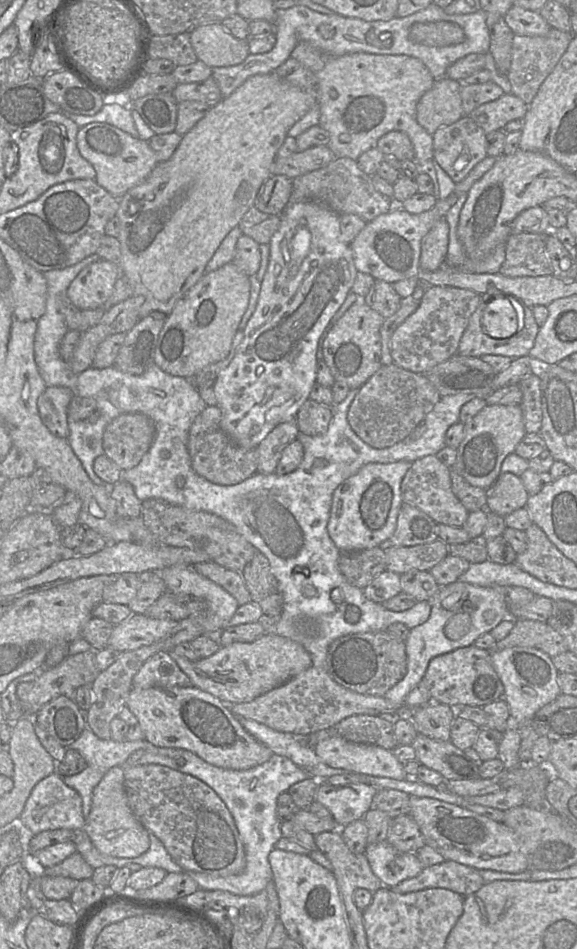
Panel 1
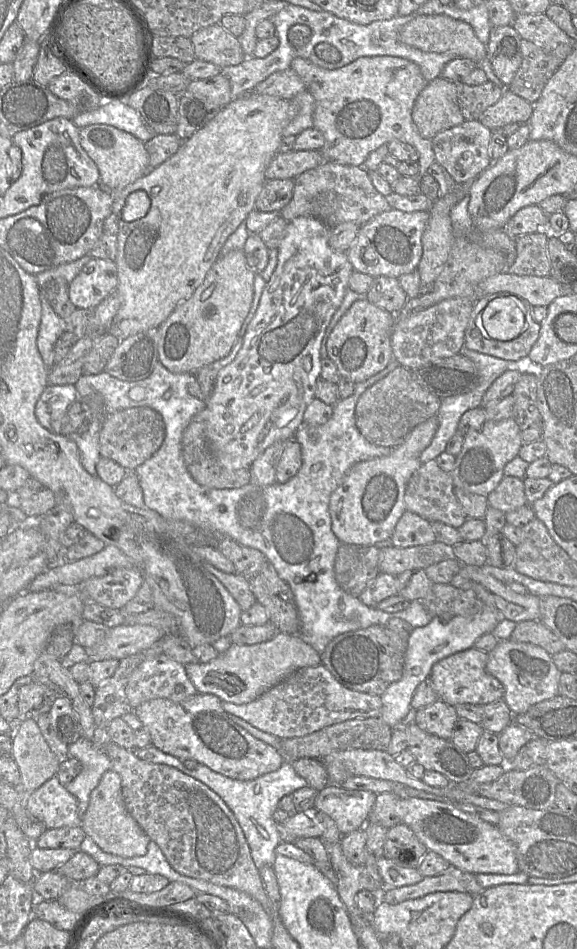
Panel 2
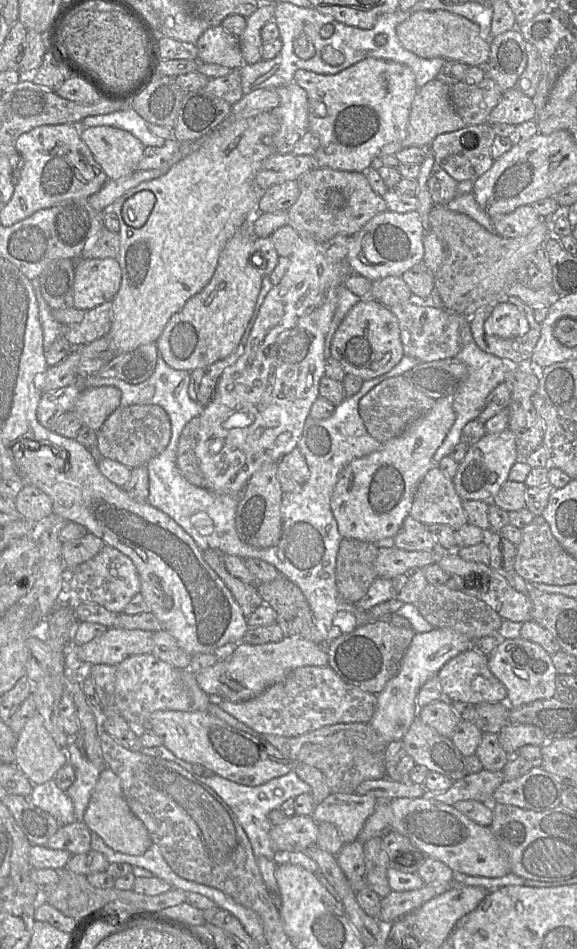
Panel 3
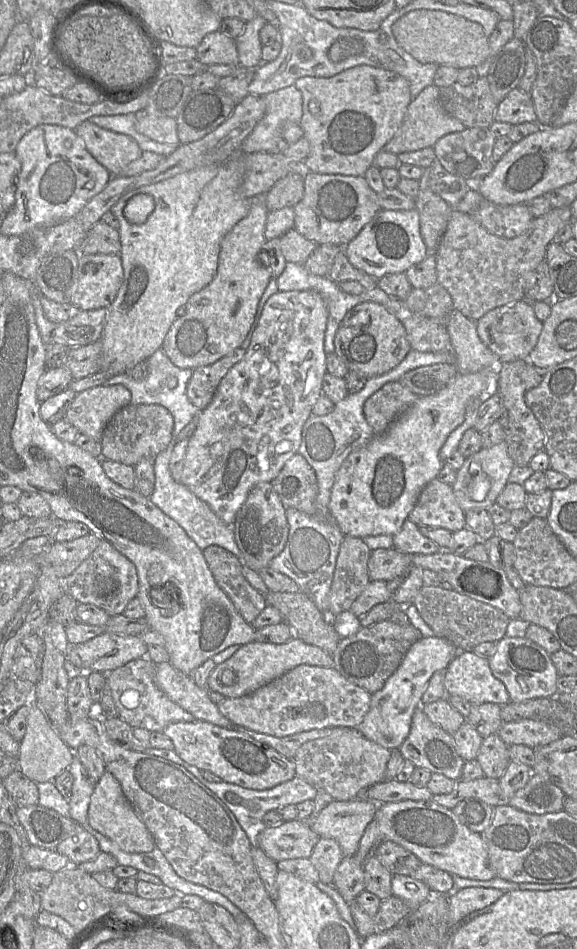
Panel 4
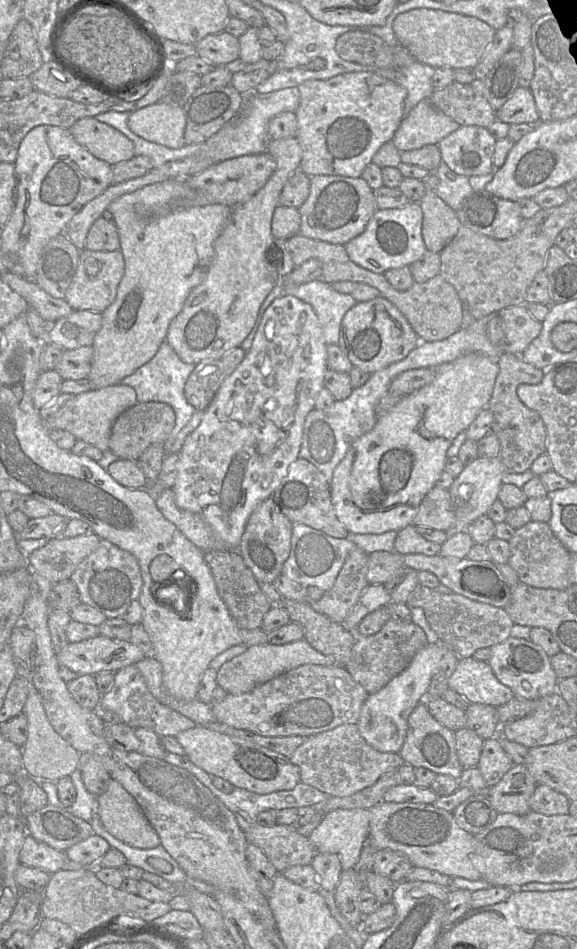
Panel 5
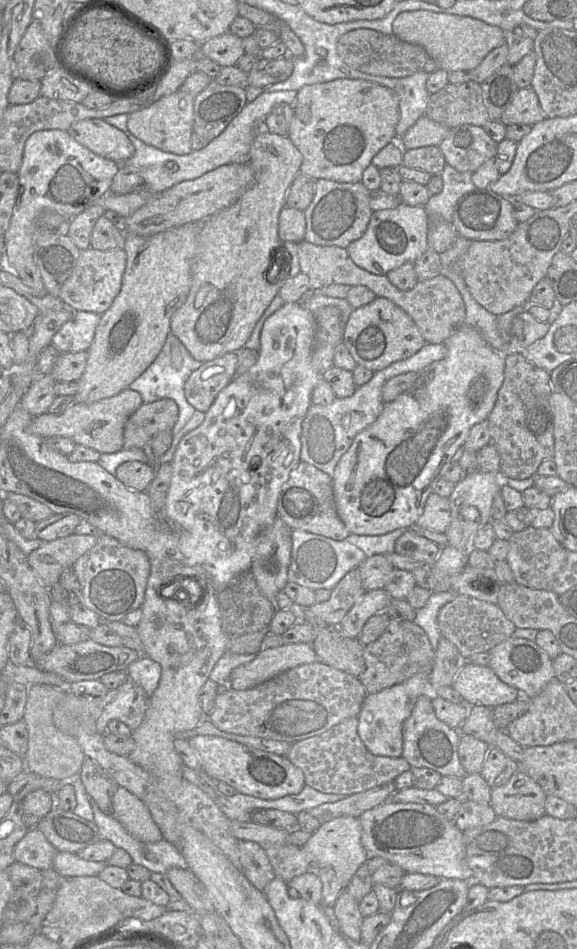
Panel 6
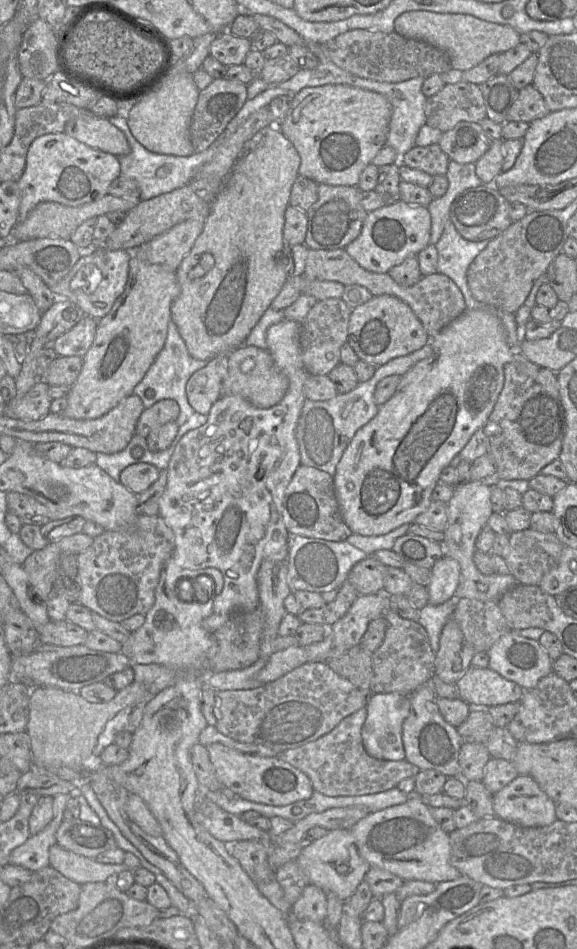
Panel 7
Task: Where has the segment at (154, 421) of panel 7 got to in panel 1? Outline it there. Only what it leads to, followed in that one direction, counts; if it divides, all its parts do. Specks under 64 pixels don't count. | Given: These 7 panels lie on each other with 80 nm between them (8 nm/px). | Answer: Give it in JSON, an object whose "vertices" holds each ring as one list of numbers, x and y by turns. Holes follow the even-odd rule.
{"vertices":[[125,413,115,418,103,435,104,455,122,471,136,467,156,437,154,421,142,413]]}

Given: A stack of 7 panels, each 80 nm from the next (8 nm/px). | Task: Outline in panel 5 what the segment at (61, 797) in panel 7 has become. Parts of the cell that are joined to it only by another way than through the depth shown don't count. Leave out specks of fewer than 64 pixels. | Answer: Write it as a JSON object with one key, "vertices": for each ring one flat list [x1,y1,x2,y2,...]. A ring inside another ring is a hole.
{"vertices":[[28,833,24,837,19,858,22,864,40,868,50,875,63,869,69,861,64,852,37,841]]}

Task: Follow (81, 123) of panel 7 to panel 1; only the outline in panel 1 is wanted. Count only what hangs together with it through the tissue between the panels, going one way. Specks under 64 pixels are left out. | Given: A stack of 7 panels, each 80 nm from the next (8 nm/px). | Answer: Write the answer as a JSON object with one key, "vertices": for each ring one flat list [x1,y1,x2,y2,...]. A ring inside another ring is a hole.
{"vertices":[[90,123,81,127,76,140,80,154,96,171,96,183,116,199,141,184,158,164,148,141,134,138,108,123]]}

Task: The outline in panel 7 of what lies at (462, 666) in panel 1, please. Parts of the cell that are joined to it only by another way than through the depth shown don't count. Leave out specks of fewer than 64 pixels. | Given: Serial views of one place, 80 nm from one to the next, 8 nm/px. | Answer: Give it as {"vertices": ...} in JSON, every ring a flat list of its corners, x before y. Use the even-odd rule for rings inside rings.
{"vertices":[[471,666,457,681,460,698,474,708,486,708,520,702,524,689,496,671]]}

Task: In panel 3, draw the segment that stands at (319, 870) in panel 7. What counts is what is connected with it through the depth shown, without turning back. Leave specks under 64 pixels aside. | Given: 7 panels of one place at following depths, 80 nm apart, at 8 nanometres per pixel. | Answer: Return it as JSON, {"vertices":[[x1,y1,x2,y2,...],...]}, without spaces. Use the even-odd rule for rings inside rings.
{"vertices":[[331,792,314,808,312,818,317,824,329,822,335,825,343,843,350,843,359,838,376,804,377,799,371,795]]}

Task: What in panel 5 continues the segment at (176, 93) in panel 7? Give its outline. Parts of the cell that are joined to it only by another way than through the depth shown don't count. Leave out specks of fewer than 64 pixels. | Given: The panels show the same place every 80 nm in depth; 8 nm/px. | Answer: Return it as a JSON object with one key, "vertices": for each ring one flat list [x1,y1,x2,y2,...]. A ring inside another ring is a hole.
{"vertices":[[157,102,130,114,128,127,143,139,169,148,185,146,183,107]]}

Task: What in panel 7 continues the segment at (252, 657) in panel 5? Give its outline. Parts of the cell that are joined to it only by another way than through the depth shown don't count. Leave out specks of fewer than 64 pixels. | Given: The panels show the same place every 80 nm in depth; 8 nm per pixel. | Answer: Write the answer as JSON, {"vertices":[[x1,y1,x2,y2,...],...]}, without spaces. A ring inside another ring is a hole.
{"vertices":[[300,645,275,651,269,656,265,666,257,673,256,679,263,684,272,682,306,662,304,647]]}

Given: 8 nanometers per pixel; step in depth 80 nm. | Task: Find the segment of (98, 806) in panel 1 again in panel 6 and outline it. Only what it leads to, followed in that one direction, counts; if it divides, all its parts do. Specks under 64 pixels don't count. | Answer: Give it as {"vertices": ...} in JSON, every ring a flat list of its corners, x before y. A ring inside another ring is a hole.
{"vertices":[[119,786,112,797,112,815,130,835,142,843,163,839,148,807,124,787]]}

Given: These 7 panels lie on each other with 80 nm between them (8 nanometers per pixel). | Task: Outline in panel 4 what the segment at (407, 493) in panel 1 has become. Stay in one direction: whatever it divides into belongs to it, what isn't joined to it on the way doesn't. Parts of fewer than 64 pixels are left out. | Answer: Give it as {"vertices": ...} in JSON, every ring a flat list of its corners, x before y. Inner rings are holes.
{"vertices":[[437,478,423,488,407,519,418,526,440,527,452,533,466,527,465,513,457,502,452,485]]}

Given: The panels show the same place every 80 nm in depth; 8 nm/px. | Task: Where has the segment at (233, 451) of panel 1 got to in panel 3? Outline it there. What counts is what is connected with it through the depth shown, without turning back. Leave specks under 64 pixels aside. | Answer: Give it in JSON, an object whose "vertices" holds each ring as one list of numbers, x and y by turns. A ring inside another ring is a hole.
{"vertices":[[194,417,184,427,177,448,176,465,179,472,192,484,207,488,207,482,200,471,195,456,195,447,198,441,200,417]]}

